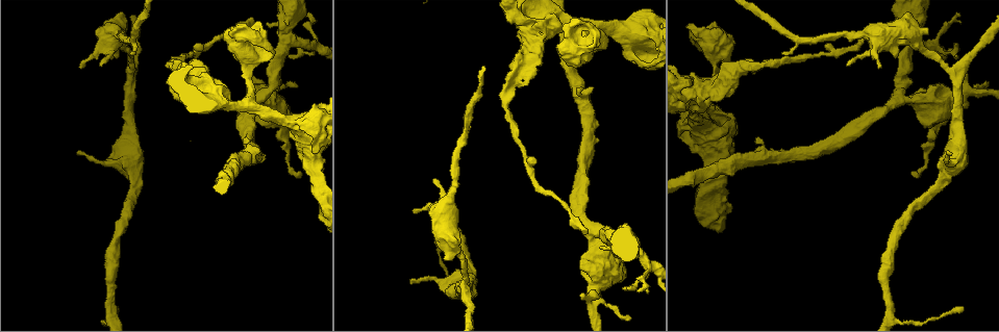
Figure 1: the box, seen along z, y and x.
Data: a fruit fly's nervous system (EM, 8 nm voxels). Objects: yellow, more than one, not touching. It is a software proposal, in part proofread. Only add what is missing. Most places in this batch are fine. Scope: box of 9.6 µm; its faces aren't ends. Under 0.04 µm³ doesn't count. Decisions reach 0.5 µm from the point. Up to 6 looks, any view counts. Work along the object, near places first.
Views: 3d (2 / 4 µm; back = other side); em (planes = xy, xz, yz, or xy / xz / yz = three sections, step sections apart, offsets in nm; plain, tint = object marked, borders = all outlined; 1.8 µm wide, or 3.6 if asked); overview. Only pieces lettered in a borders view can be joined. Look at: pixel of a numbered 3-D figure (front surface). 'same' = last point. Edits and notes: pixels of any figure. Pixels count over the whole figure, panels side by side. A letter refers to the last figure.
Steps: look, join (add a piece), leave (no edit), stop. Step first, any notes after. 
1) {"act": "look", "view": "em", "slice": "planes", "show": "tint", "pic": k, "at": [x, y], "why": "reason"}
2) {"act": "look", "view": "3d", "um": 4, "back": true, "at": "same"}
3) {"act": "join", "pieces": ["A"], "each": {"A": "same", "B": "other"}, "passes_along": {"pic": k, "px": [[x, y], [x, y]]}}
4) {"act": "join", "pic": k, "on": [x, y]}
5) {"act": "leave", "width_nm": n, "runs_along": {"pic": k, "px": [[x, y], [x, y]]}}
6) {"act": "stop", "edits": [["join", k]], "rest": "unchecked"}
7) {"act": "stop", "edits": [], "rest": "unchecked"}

{"act": "look", "view": "em", "um": 3.6, "slice": "xy", "step": 4, "show": "borders", "pic": 1, "at": [594, 309]}

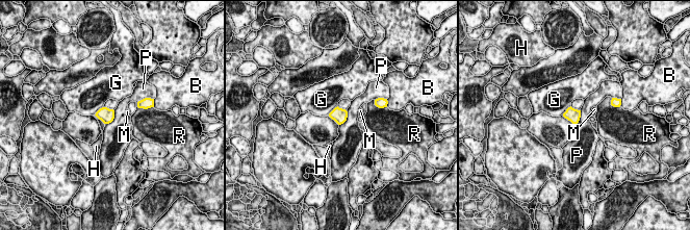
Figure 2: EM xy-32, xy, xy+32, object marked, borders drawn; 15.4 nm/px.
{"act": "leave", "each": {"B": "other", "G": "other", "H": "other", "M": "other", "P": "other", "R": "other"}, "border": {"pic": 2, "px": [[114, 110], [112, 120], [105, 124]]}, "found": "no lettered piece goes on from it"}

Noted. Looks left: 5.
{"act": "look", "view": "em", "slice": "planes", "show": "plain", "pic": 1, "at": [260, 98], "why": "sudden change in width"}

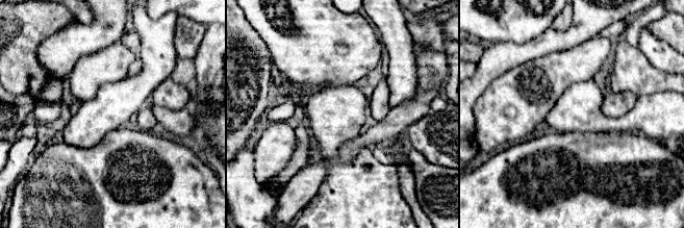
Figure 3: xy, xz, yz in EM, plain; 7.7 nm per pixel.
{"act": "look", "view": "em", "slice": "planes", "show": "tint", "at": "same", "why": "where the object lies"}

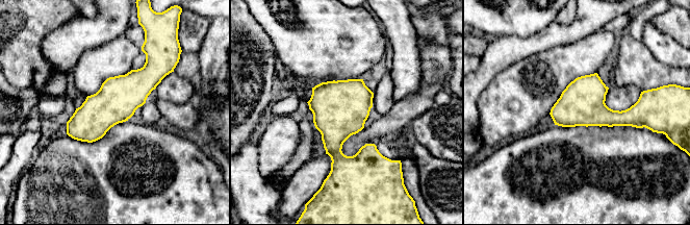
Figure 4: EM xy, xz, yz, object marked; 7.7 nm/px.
{"act": "look", "view": "em", "slice": "planes", "show": "borders", "at": "same", "why": "see the neighbours"}

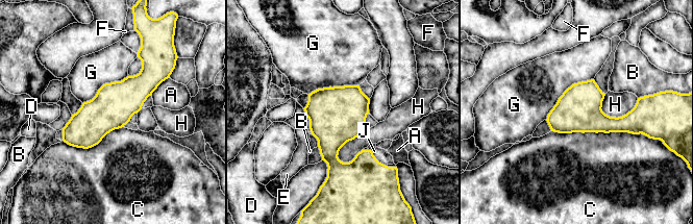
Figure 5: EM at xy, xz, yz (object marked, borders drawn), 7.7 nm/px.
{"act": "leave", "each": {"A": "other", "B": "other", "C": "other", "D": "other", "E": "other", "F": "other", "G": "other", "H": "other", "J": "other"}, "border": {"pic": 5, "px": [[551, 130], [632, 132], [646, 135]]}, "found": "no lettered piece goes on from it"}

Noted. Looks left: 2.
{"act": "look", "view": "em", "slice": "yz", "step": 16, "show": "borders", "pic": 1, "at": [191, 62]}

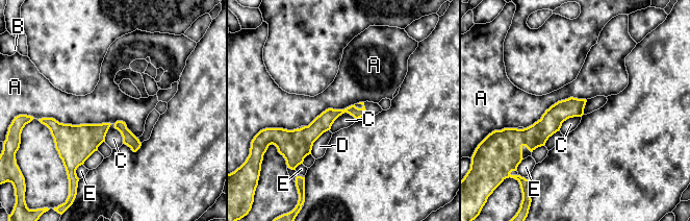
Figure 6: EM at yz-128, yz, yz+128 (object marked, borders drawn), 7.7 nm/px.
{"act": "leave", "each": {"A": "other", "B": "other", "C": "other", "D": "other", "E": "other"}, "runs_along": {"pic": 6, "px": [[361, 104], [309, 134], [285, 134]]}, "found": "no lettered piece goes on from it"}

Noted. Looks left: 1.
{"act": "stop", "edits": [], "rest": "unchecked"}

